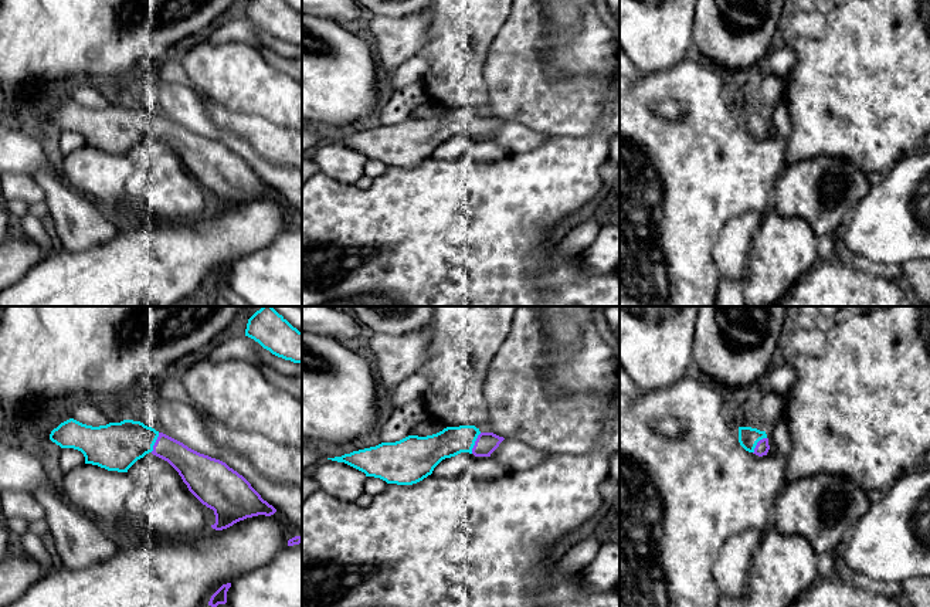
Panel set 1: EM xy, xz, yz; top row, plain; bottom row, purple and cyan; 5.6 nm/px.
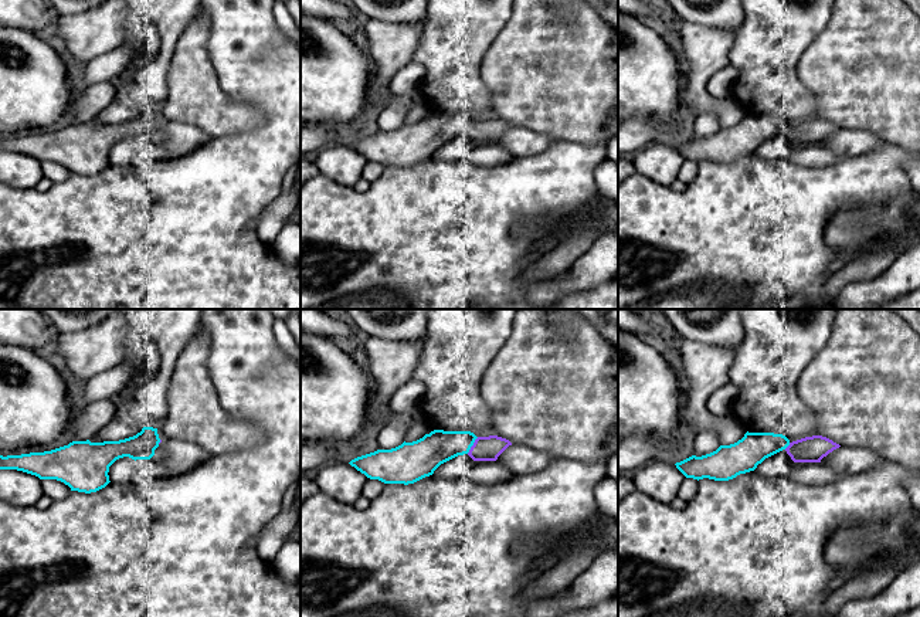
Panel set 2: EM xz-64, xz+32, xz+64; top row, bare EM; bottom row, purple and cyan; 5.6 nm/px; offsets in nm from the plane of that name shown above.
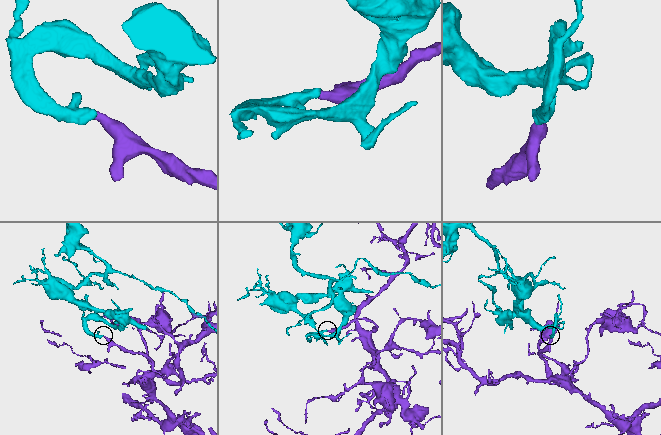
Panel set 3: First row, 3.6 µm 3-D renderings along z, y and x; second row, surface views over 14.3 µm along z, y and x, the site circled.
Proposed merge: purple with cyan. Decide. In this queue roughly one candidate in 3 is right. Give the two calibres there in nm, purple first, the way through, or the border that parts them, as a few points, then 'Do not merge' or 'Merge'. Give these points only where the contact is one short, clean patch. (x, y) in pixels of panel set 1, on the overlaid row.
Thickness 120 nm (purple) against 160 nm. Merge

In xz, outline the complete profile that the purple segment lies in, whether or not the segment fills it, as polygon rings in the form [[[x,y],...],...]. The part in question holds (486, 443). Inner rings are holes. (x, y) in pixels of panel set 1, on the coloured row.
[[[475,425],[447,427],[432,435],[408,435],[327,460],[344,462],[387,484],[413,485],[431,475],[442,460],[461,452],[491,457],[503,440],[493,433],[481,433]]]

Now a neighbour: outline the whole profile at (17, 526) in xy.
[[[20,516],[7,518],[4,519],[4,522],[10,535],[14,538],[20,538],[30,530],[30,522],[27,522],[24,518]]]

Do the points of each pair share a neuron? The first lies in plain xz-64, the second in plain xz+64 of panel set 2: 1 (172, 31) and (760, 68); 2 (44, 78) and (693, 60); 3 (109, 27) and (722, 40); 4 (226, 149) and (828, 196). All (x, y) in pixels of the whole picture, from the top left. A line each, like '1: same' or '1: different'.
1: same
2: different
3: same
4: same

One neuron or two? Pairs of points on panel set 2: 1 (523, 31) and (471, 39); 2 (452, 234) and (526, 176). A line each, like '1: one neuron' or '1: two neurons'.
1: two neurons
2: one neuron

